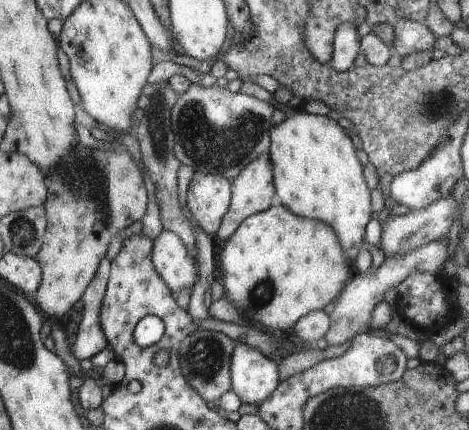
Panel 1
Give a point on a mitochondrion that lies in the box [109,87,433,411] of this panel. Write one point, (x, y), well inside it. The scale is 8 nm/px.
(210, 145)

